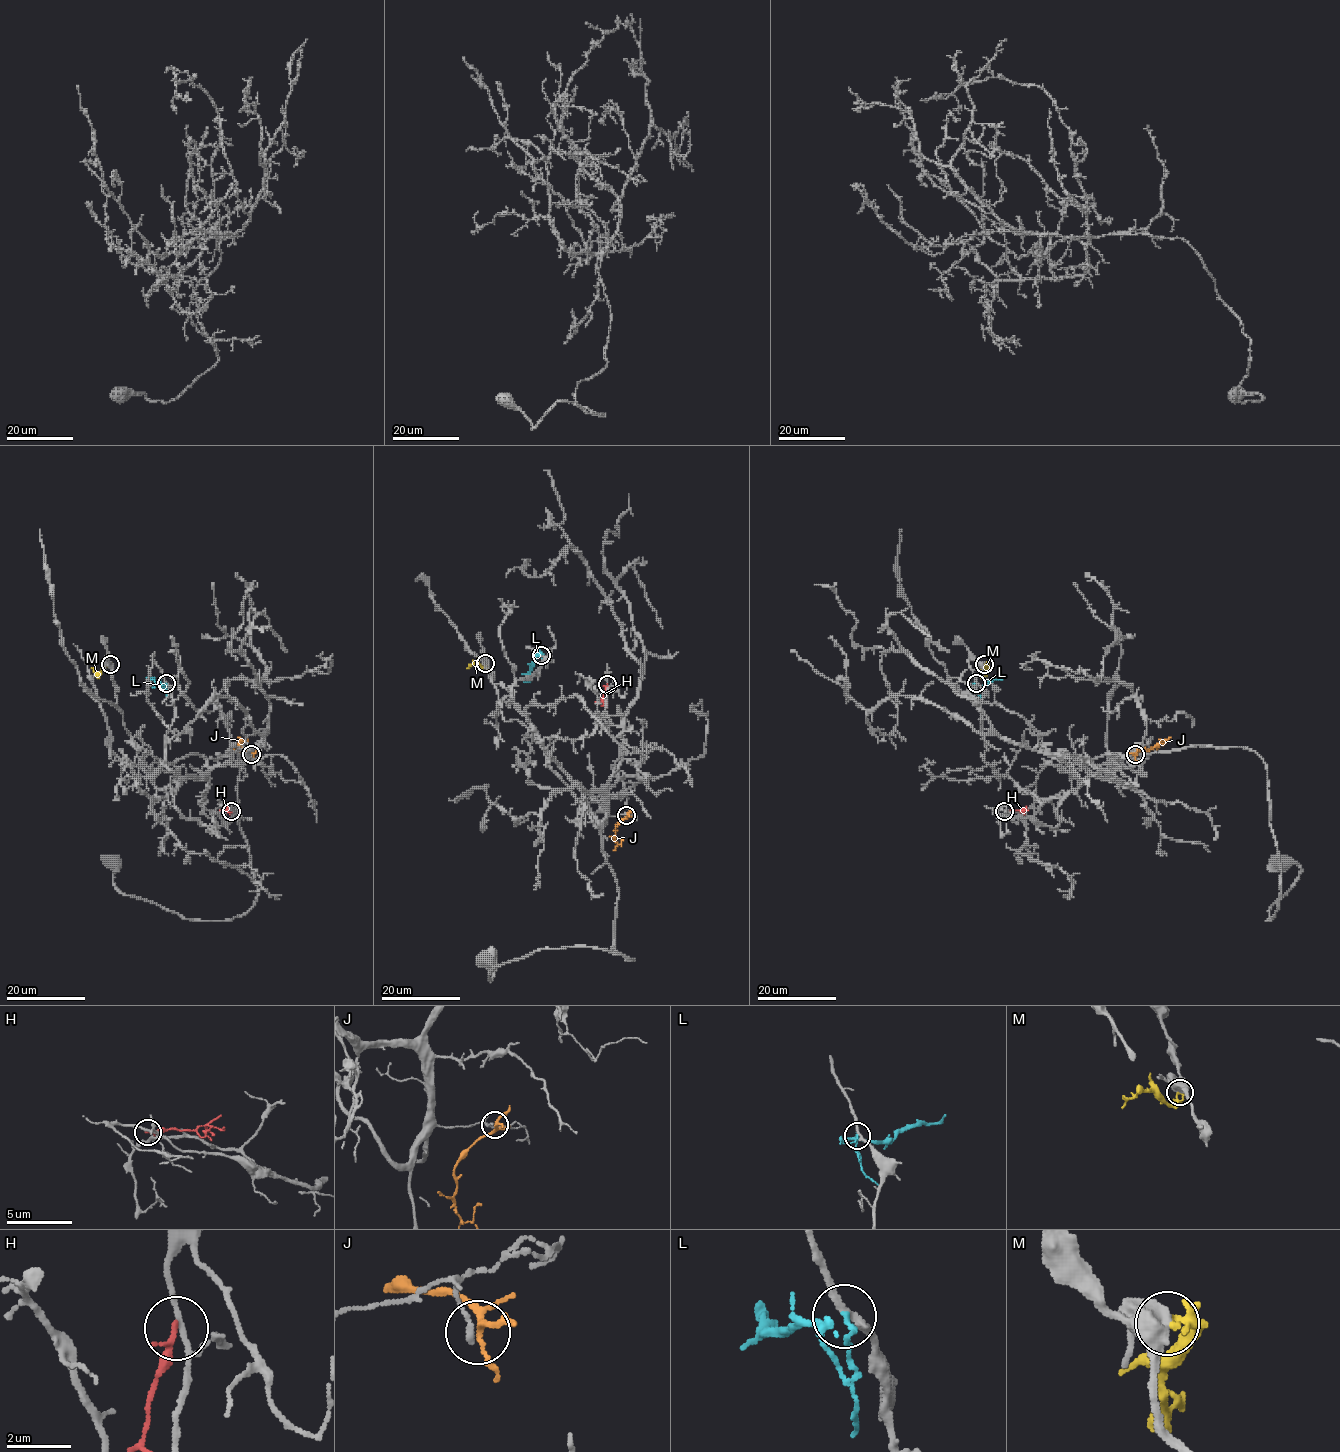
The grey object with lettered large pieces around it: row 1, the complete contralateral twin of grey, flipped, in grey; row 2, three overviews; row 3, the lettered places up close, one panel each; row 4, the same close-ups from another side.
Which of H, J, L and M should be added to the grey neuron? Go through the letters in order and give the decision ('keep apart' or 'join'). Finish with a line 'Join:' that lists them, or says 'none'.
H: keep apart
J: keep apart
L: keep apart
M: keep apart
Join: none

